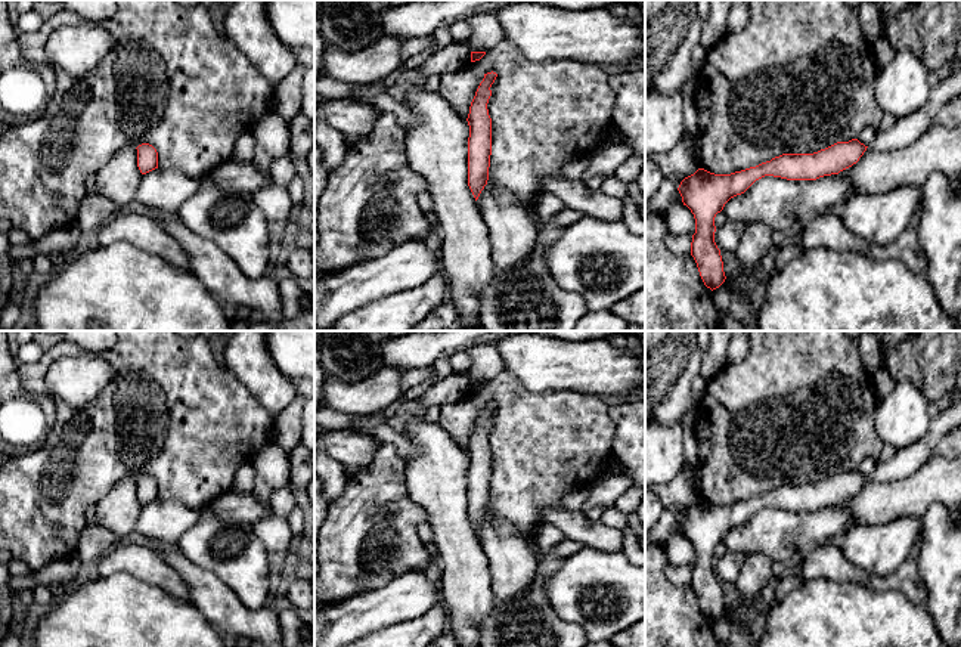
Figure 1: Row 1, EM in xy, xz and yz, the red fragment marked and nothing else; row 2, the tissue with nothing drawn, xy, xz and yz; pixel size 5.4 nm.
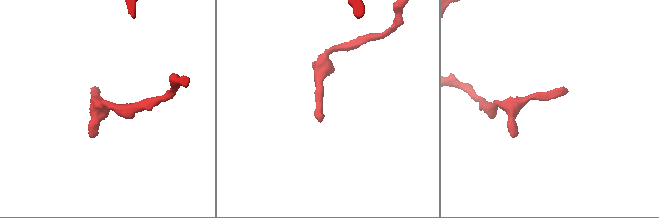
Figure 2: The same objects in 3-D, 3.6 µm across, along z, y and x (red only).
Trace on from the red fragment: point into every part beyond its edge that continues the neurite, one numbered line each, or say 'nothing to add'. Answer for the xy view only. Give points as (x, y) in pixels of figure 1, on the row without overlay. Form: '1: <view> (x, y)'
nothing to add

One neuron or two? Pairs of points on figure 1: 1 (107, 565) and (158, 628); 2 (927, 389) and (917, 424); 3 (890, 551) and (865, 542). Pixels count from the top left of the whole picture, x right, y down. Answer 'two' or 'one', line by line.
1: two
2: two
3: one

